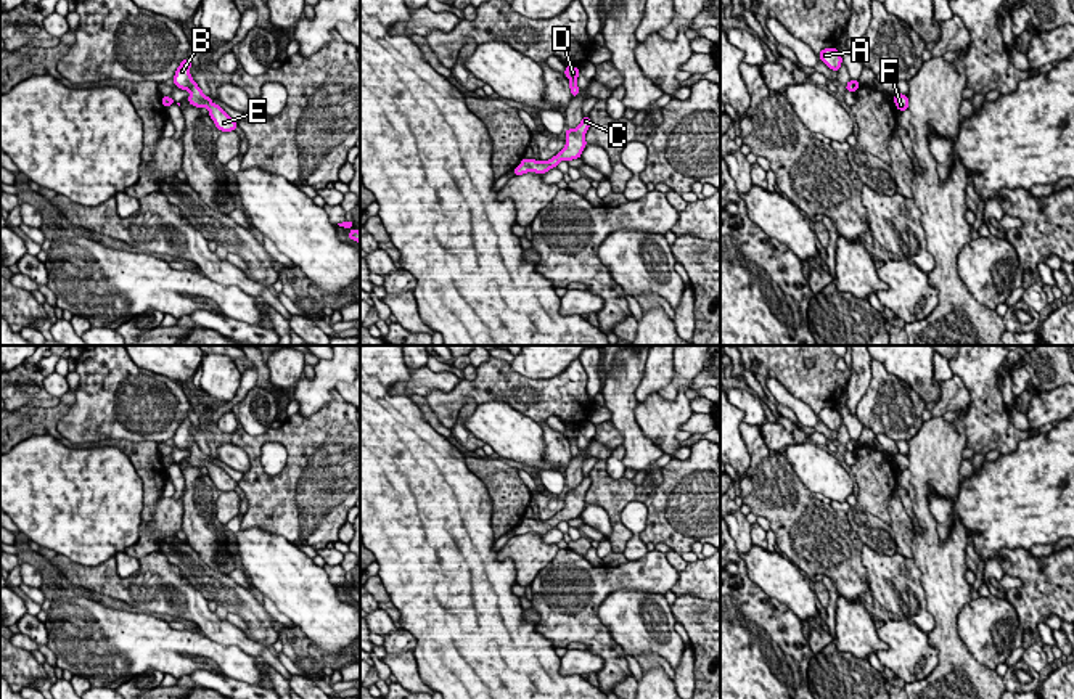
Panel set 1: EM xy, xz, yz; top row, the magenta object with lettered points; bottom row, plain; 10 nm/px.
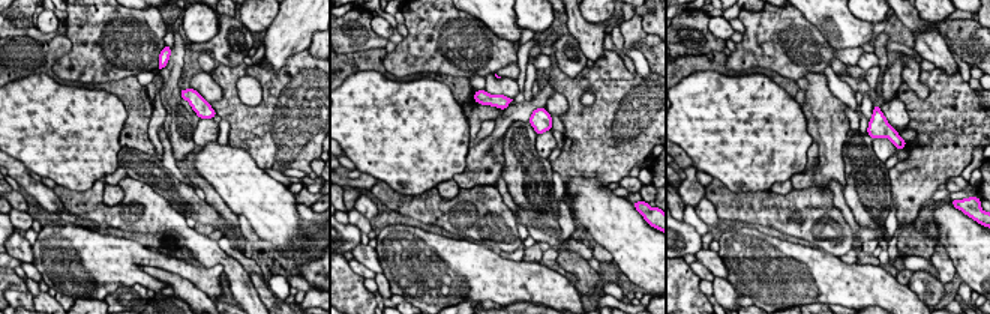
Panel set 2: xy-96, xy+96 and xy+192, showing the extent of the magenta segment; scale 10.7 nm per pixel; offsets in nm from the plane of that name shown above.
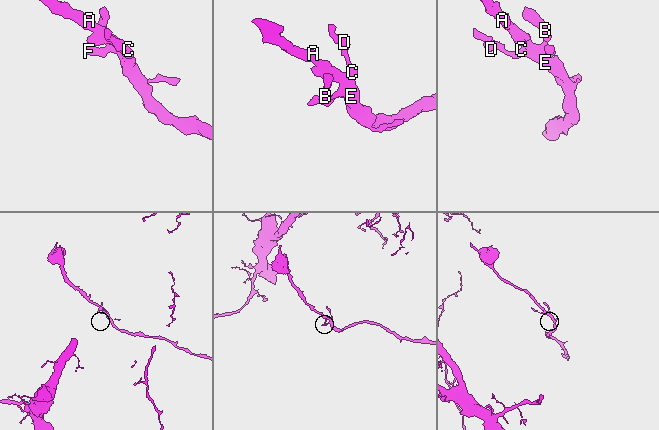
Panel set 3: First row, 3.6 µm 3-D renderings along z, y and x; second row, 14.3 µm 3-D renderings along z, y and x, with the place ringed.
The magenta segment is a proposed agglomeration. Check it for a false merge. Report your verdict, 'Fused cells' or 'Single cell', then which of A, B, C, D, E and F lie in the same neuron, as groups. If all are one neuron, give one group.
Single cell. Groups: A B C D E F

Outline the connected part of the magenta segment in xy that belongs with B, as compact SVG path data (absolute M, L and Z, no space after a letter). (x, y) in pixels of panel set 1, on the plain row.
M185 418L175 431L172 437L175 447L182 450L188 450L188 463L196 468L206 468L209 471L211 479L220 492L232 492L238 487L235 482L219 464L212 463L212 456L206 456L198 444L193 440L190 434L191 421Z

